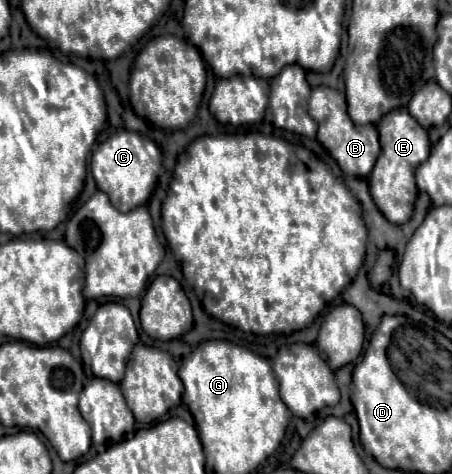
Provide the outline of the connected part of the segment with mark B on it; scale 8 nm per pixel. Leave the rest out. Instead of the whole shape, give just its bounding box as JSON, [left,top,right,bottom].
[309,86,381,178]

